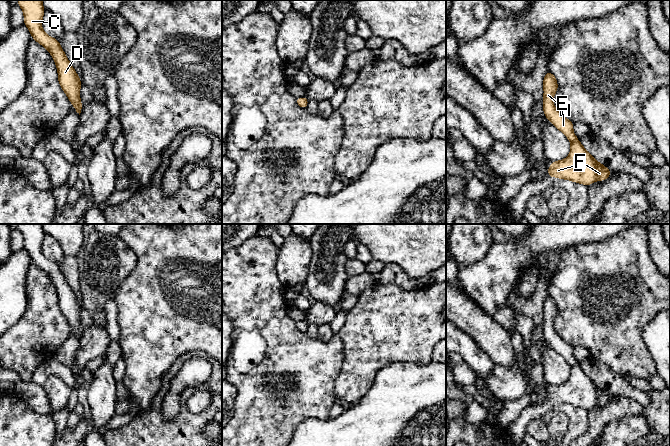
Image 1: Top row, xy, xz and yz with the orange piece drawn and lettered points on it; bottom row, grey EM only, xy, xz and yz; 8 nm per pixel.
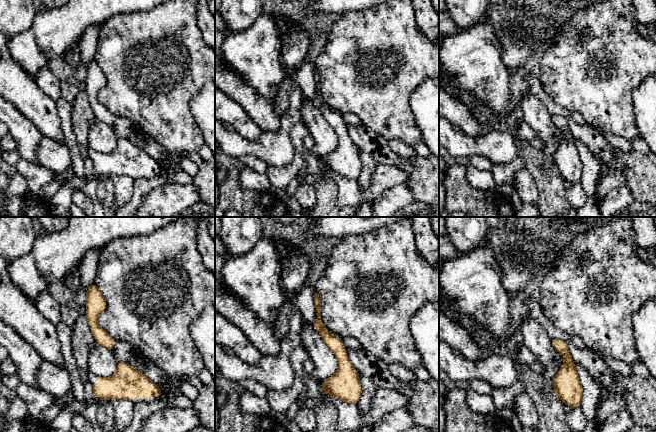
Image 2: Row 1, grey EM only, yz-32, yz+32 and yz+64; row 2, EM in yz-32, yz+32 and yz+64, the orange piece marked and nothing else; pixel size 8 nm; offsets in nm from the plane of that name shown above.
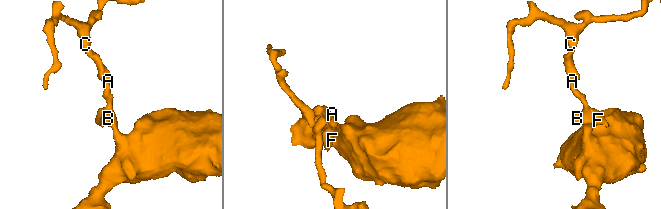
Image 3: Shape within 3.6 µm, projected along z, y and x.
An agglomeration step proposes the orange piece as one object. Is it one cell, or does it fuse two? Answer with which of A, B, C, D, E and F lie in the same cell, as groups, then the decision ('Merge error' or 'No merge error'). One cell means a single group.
Groups: A B C D E F. No merge error

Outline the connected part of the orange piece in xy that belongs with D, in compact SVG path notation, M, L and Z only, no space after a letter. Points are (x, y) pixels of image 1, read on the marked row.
M18 0L17 4L23 10L24 24L28 27L32 38L44 46L54 59L59 84L72 106L75 107L76 112L80 115L83 109L80 101L81 80L67 59L59 41L49 37L42 29L41 23L45 11L42 0Z

